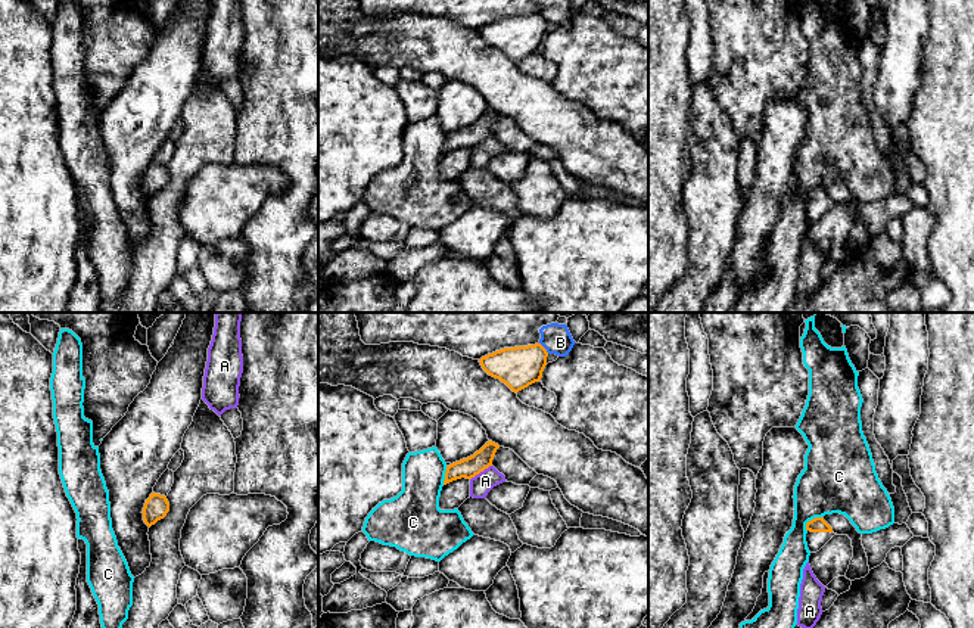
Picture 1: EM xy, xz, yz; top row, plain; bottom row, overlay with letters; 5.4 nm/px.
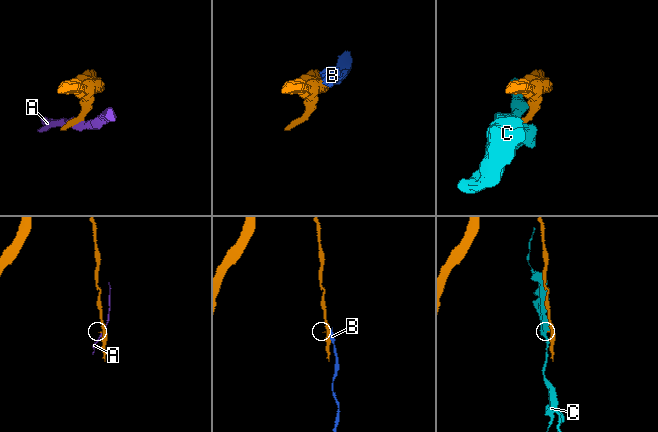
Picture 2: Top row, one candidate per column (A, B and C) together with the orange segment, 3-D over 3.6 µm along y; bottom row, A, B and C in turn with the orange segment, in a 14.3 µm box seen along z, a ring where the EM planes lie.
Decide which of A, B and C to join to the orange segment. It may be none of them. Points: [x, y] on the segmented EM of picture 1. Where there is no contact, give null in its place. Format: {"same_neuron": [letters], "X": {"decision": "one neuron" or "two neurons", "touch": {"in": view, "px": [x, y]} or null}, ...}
{"same_neuron": [], "A": {"decision": "two neurons", "touch": {"in": "xz", "px": [481, 470]}}, "B": {"decision": "two neurons", "touch": {"in": "xz", "px": [544, 348]}}, "C": {"decision": "two neurons", "touch": {"in": "yz", "px": [812, 519]}}}

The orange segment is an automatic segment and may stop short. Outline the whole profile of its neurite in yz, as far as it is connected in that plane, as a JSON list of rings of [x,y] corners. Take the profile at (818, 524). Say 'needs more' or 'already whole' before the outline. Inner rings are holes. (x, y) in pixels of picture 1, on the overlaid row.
needs more | [[[824,517],[809,520],[806,531],[806,542],[810,553],[819,551],[835,535]]]

